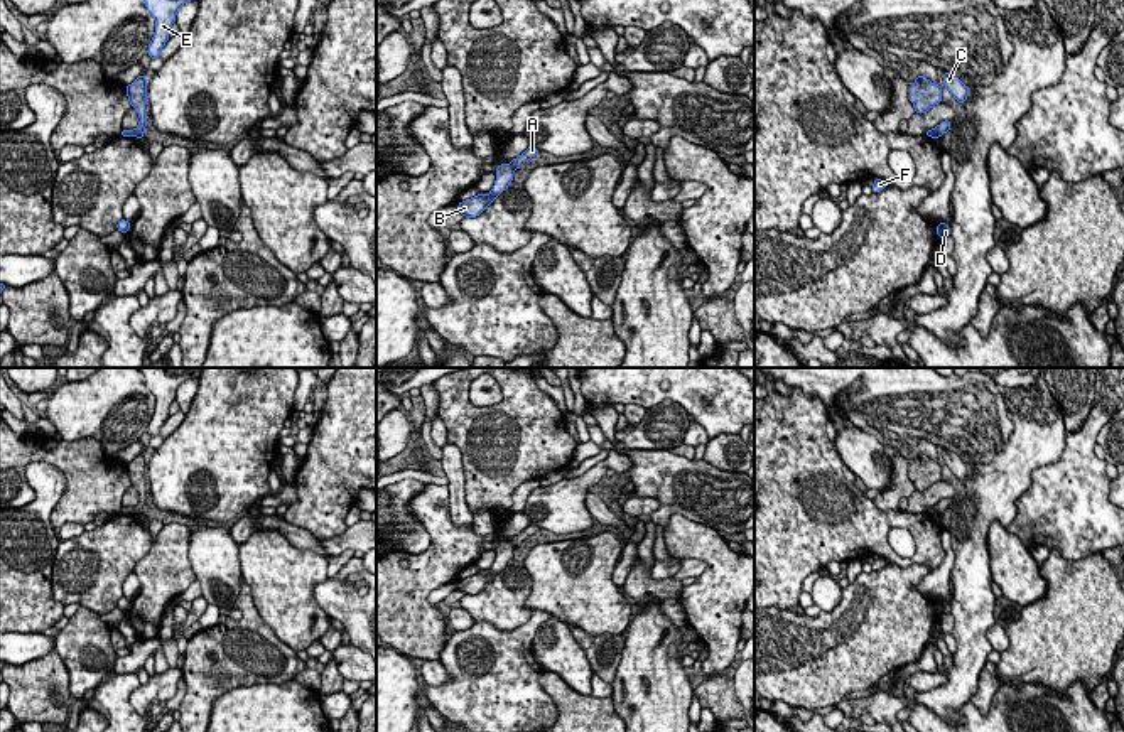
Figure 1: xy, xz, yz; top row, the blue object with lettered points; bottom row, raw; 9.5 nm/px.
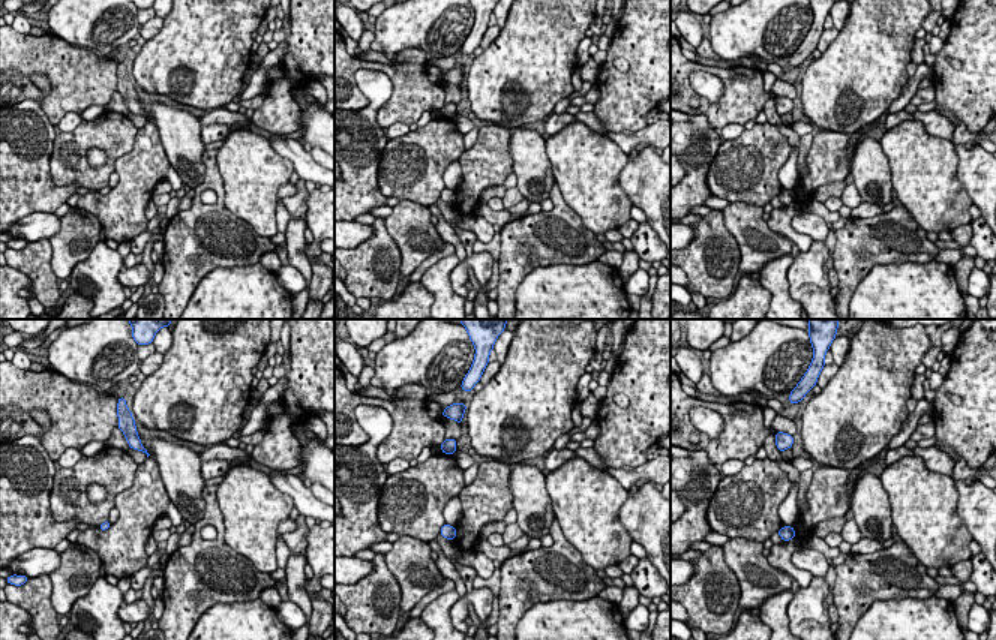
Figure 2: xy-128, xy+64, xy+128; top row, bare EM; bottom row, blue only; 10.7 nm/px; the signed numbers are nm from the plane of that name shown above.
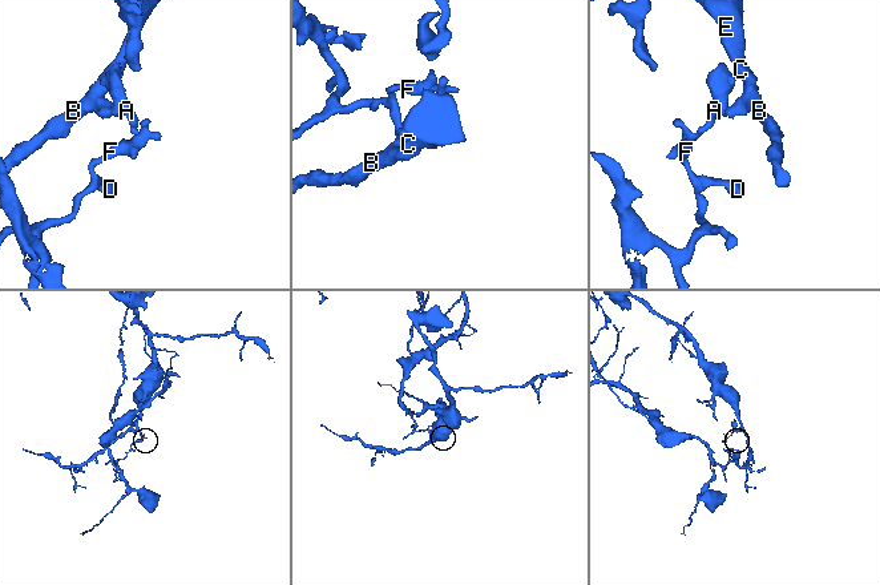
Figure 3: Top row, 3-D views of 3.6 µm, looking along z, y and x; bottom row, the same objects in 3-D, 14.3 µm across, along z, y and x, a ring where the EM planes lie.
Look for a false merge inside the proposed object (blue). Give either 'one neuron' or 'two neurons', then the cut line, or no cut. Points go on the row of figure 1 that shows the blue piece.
two neurons; cut in xz along (510, 164), (513, 169)

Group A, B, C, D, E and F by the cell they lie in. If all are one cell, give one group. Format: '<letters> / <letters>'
A D F / B C E

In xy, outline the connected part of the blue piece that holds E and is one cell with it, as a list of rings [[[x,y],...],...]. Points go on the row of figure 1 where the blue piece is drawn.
[[[145,0],[149,13],[155,19],[155,32],[149,44],[150,59],[160,57],[160,51],[170,39],[169,30],[176,22],[177,10],[191,0]]]

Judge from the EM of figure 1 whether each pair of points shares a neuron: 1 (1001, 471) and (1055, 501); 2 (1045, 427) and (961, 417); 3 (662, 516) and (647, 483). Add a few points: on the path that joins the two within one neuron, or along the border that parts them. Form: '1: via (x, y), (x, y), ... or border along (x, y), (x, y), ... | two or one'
1: border along (1057, 459), (1032, 473), (1011, 522) | two
2: border along (999, 387), (1013, 432), (993, 457) | two
3: via (664, 508), (664, 500), (655, 491) | one

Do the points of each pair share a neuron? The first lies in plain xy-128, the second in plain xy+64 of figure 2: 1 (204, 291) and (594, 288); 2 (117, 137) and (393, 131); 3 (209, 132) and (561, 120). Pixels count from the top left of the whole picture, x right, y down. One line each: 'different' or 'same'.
1: same
2: different
3: same

